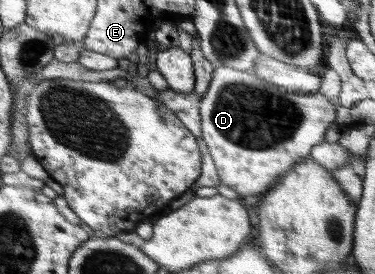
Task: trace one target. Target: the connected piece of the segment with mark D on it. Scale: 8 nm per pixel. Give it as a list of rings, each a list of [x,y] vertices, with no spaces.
[[[217,68],[213,71],[209,87],[199,102],[201,136],[213,157],[220,182],[243,196],[265,194],[281,176],[288,174],[299,159],[309,156],[312,148],[323,142],[325,130],[335,120],[335,106],[317,92],[288,92],[261,80],[253,70],[243,71],[235,68]]]

